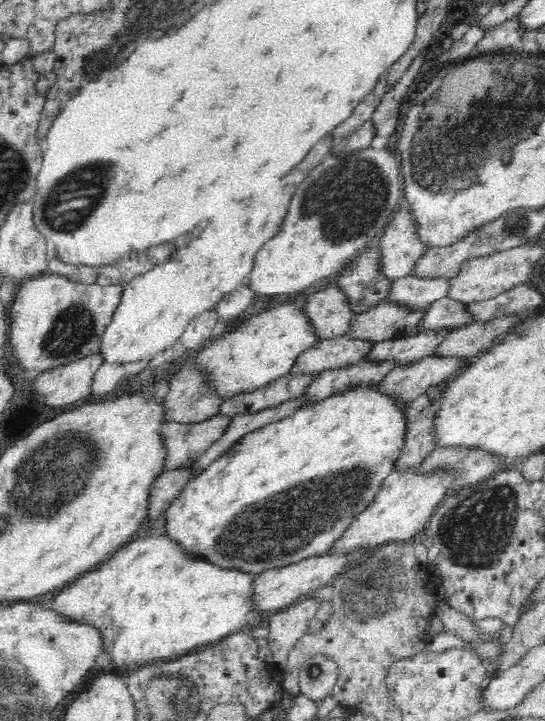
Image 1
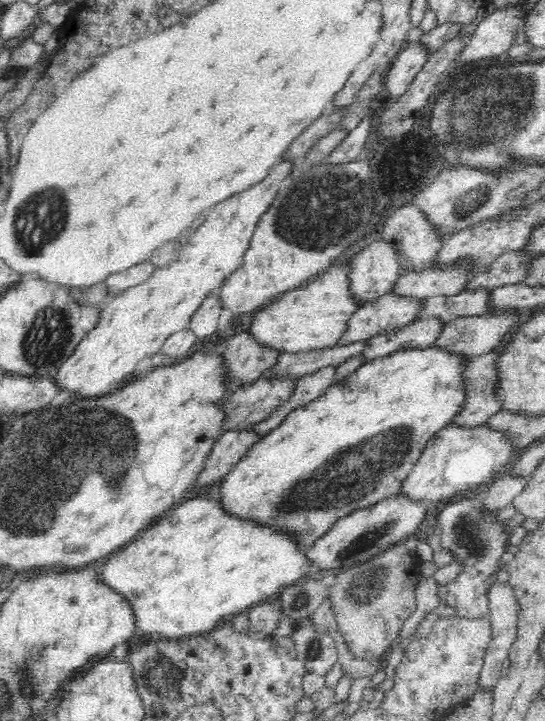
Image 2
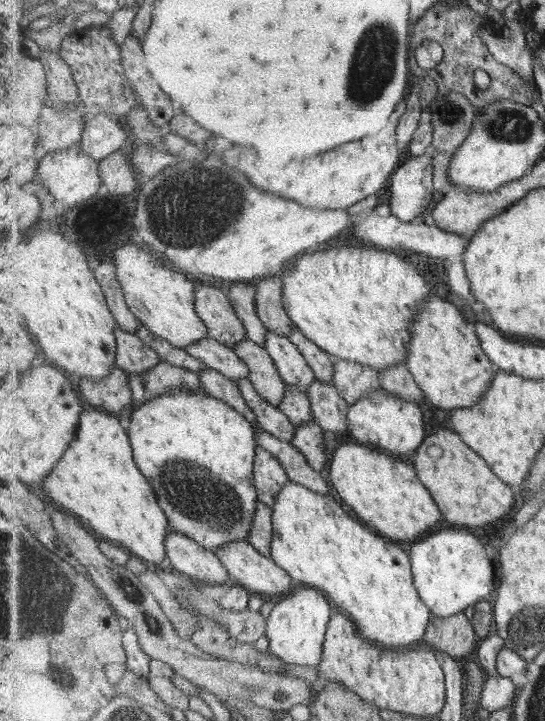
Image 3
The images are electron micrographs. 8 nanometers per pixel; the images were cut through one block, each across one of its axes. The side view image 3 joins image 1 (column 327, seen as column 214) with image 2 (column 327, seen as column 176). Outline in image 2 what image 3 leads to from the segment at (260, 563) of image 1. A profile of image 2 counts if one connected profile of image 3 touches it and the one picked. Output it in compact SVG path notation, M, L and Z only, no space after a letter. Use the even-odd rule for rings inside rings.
M432 343L425 347L401 348L386 356L373 358L359 366L358 370L355 370L352 374L338 378L320 398L316 398L306 406L300 406L300 408L292 410L278 428L274 428L274 430L270 430L266 435L263 435L248 450L248 454L239 460L234 470L222 478L220 497L225 502L225 508L231 514L254 514L248 519L274 522L272 527L278 526L278 529L284 529L285 532L297 534L301 544L307 549L310 548L318 538L321 538L326 534L327 530L330 530L330 527L338 518L346 516L346 514L350 514L350 512L354 512L358 508L372 506L372 504L380 502L382 498L392 498L394 494L401 491L403 483L412 473L414 465L420 458L422 450L424 450L428 441L442 428L446 428L460 414L460 410L464 410L464 406L468 402L468 399L466 399L464 372L466 372L466 366L468 366L470 359L464 353L450 351Z

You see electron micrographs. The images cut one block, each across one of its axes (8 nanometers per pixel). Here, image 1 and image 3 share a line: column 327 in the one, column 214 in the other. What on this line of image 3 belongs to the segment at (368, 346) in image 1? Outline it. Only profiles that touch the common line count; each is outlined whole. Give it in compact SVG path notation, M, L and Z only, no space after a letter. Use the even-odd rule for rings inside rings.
M207 336L191 344L186 350L195 358L201 359L201 362L204 362L208 368L218 370L236 383L243 378L249 378L248 363L239 357L232 347L215 338Z

